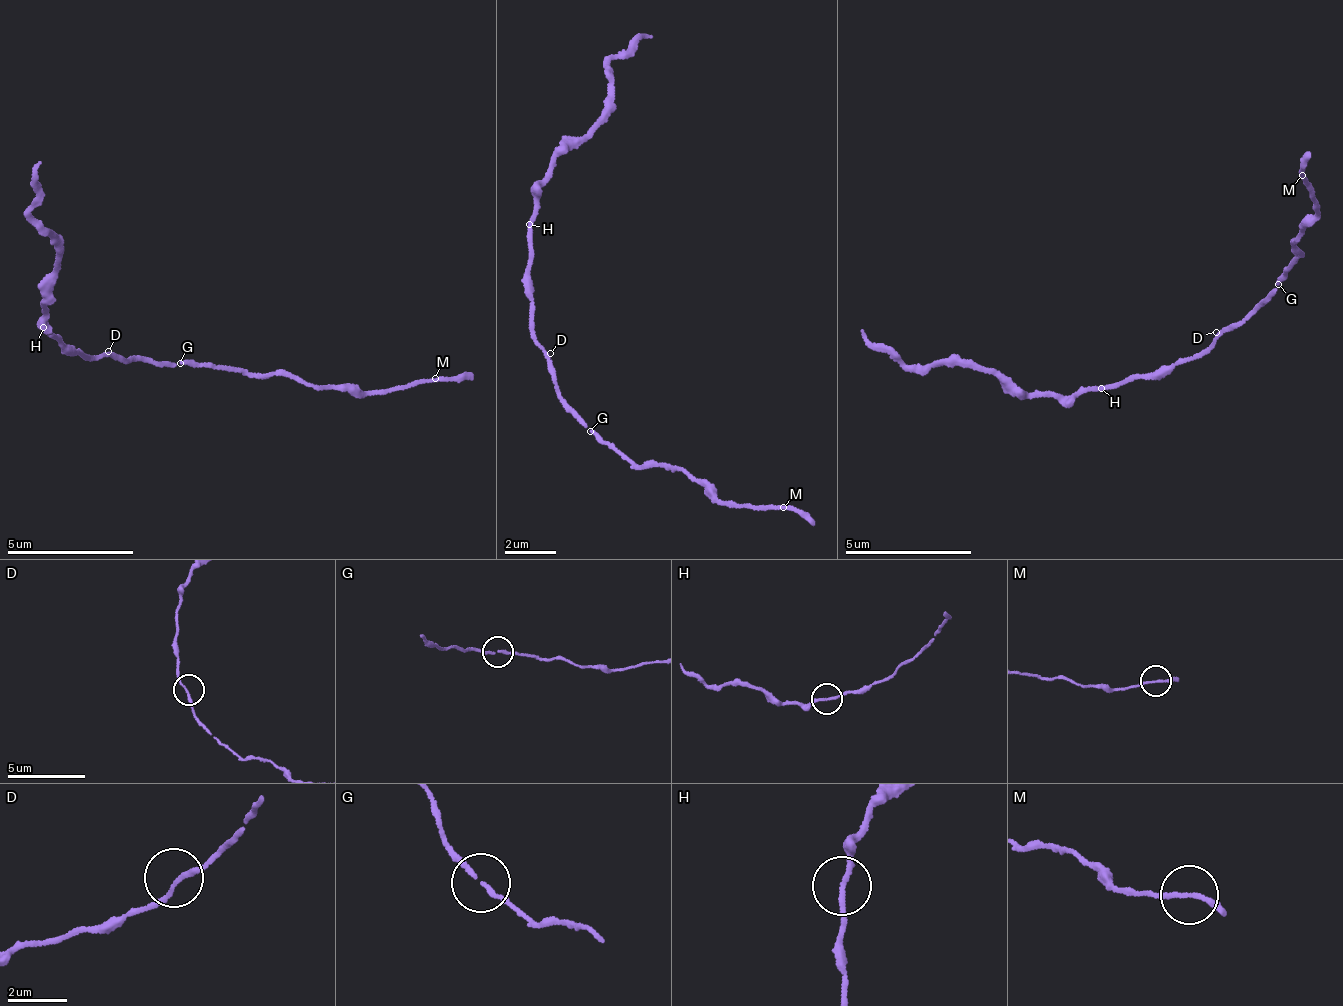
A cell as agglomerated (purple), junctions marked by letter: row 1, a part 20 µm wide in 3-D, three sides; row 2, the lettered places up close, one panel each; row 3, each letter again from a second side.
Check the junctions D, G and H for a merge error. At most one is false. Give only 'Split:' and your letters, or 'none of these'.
Split: none of these

